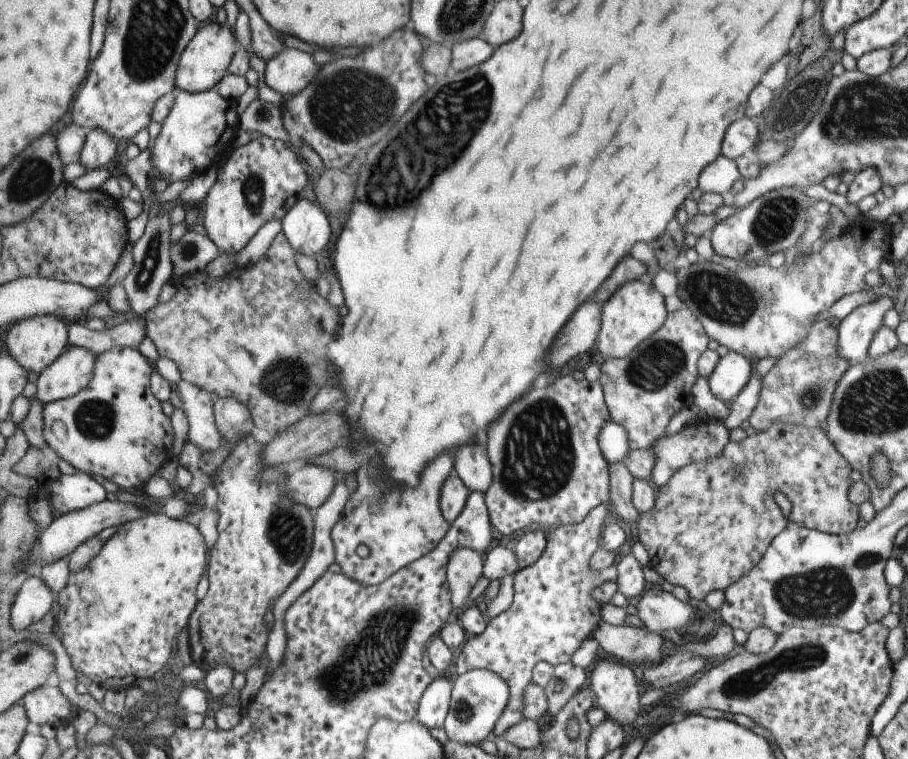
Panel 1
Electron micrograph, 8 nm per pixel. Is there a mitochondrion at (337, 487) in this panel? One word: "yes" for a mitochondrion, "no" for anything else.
no

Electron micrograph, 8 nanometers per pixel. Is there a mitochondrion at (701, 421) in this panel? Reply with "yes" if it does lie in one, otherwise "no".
no

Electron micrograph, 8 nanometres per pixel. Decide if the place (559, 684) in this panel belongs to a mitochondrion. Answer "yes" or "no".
yes

